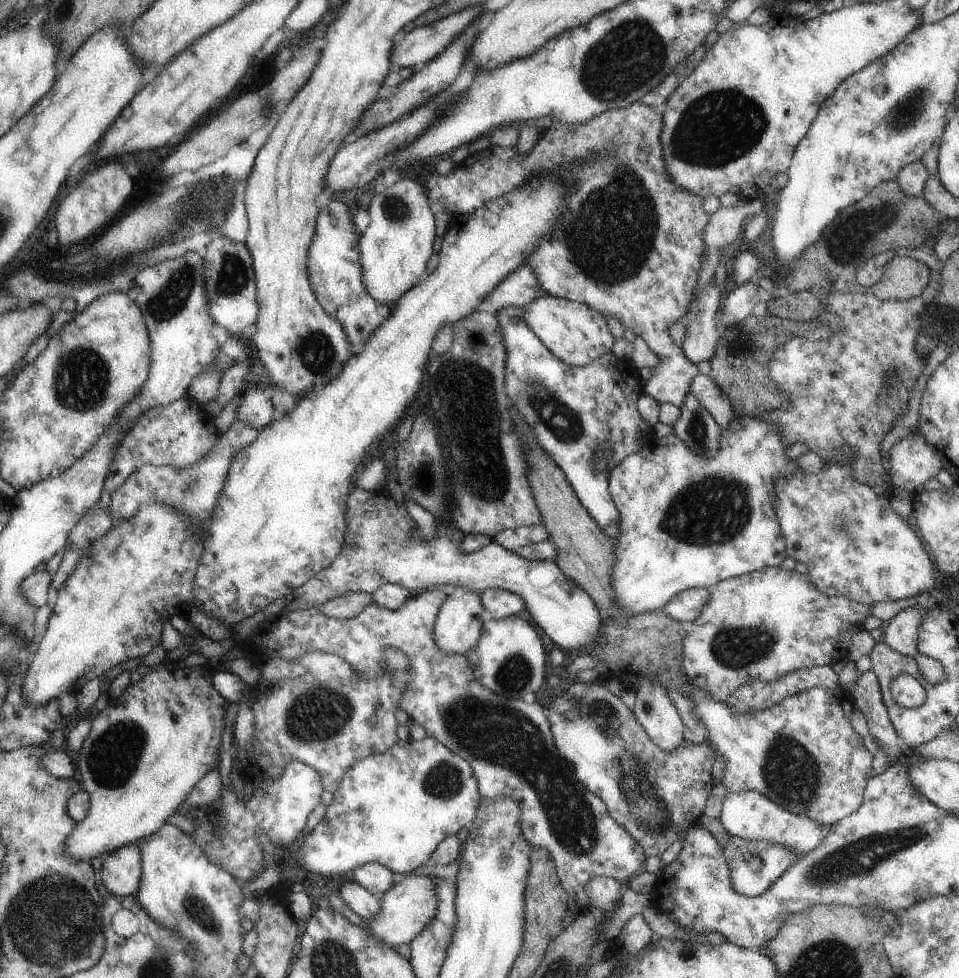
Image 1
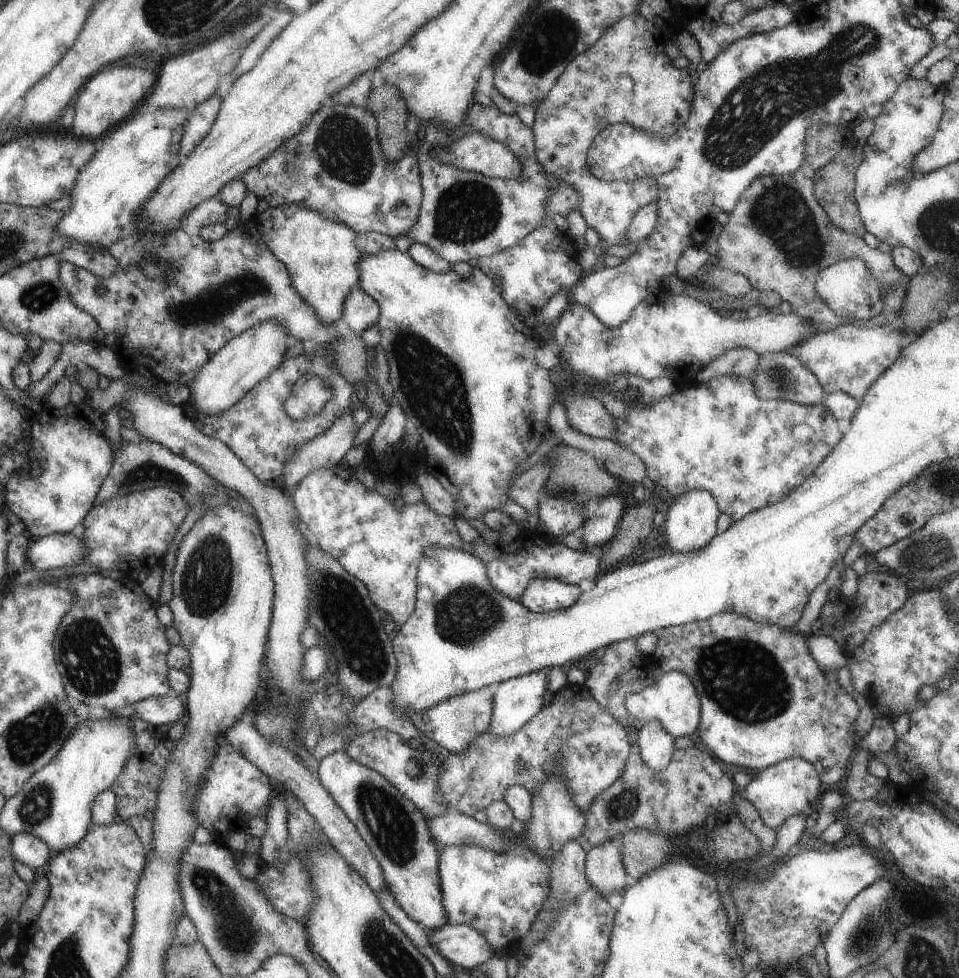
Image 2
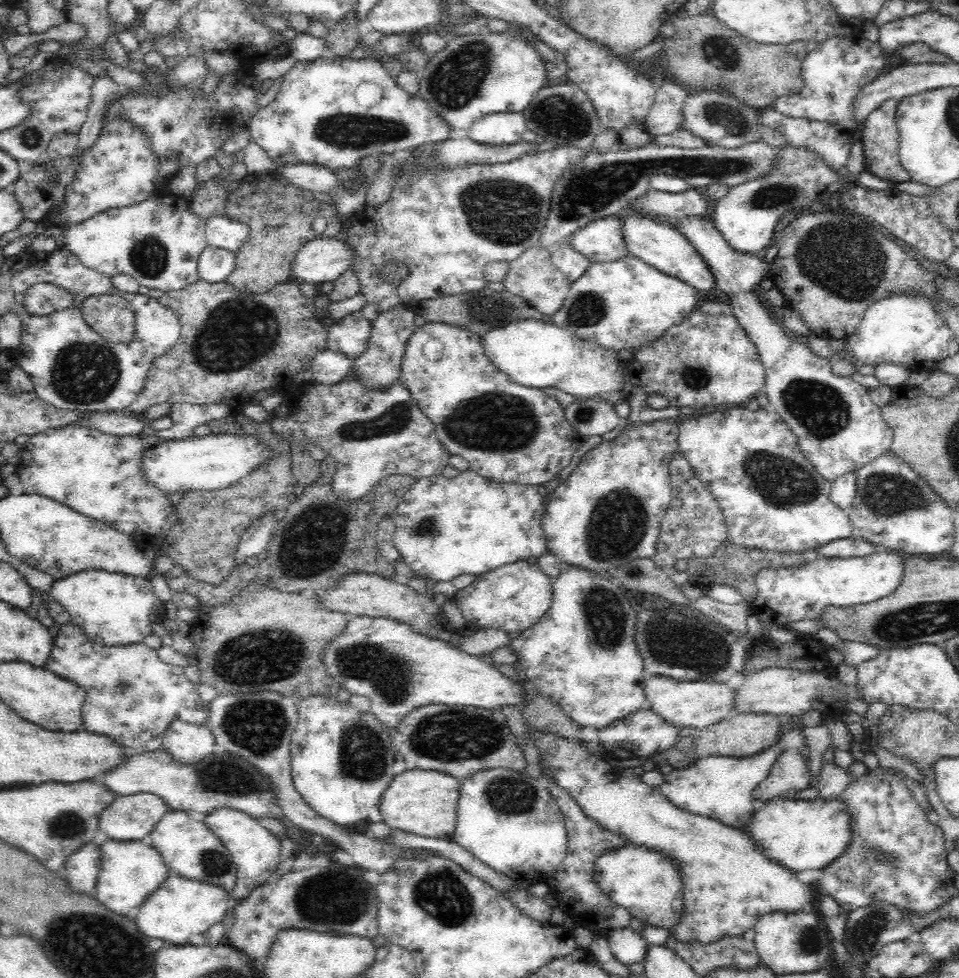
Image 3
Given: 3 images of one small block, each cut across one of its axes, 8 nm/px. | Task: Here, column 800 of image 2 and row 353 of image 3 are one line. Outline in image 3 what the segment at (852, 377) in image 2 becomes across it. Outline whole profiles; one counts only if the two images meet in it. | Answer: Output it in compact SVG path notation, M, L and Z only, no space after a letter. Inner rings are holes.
M360 312L348 314L328 328L328 340L334 340L338 344L338 350L350 360L356 360L366 352L366 348L370 346L370 336L372 322L366 320Z

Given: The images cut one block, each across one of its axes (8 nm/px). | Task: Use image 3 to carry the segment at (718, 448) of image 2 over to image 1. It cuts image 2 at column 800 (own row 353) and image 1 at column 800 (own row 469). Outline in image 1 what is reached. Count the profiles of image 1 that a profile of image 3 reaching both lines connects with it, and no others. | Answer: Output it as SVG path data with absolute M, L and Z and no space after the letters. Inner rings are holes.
M839 446L839 454L825 462L817 474L797 470L791 476L777 478L773 482L775 490L775 518L785 542L785 556L793 558L795 564L803 564L809 582L819 594L831 598L845 598L855 604L873 606L887 600L905 600L917 596L919 592L929 592L935 586L935 568L929 554L923 548L921 538L915 534L913 526L907 524L893 508L889 500L879 496L865 484L859 484L851 476L851 464L855 458L855 448Z

